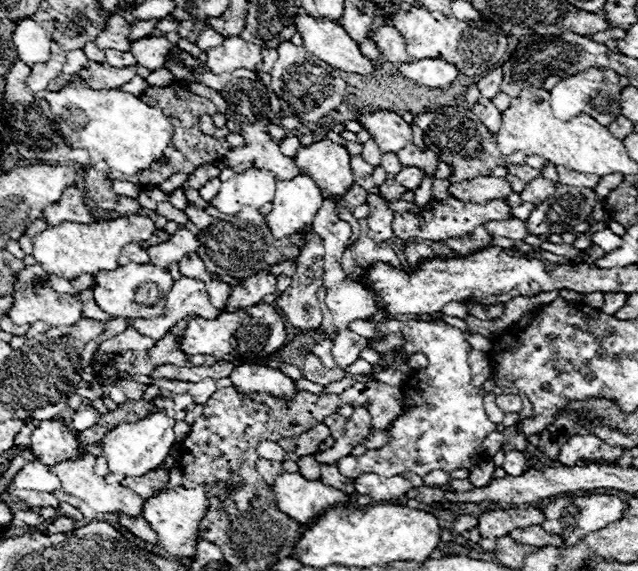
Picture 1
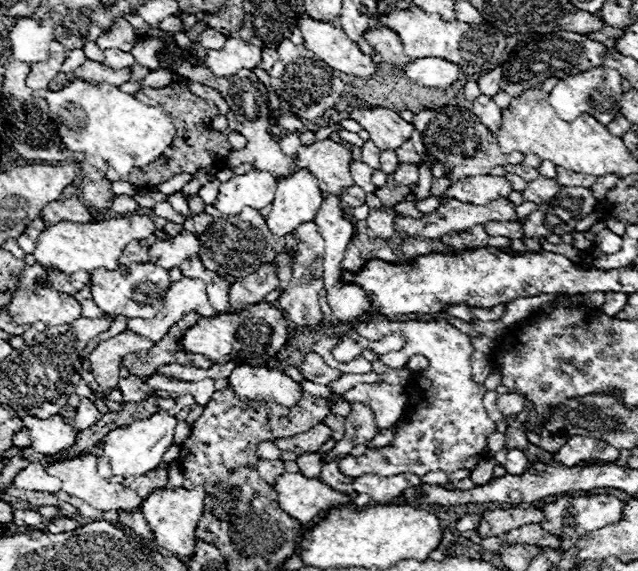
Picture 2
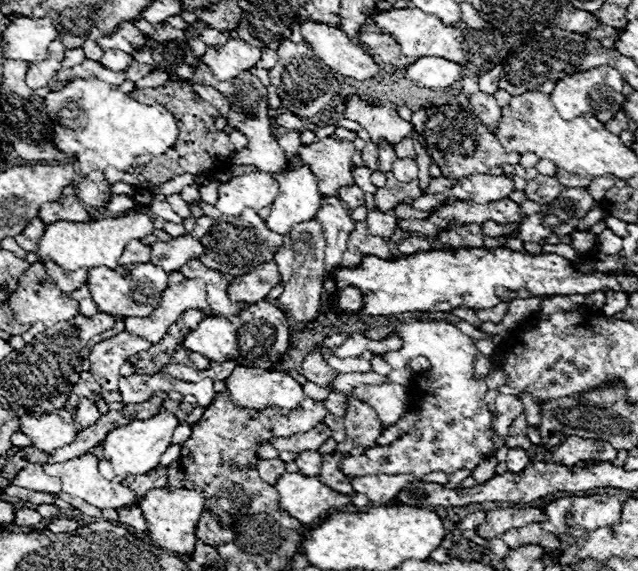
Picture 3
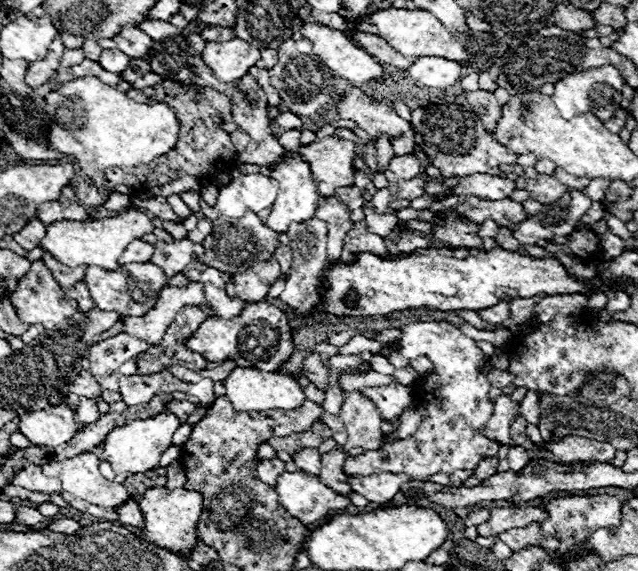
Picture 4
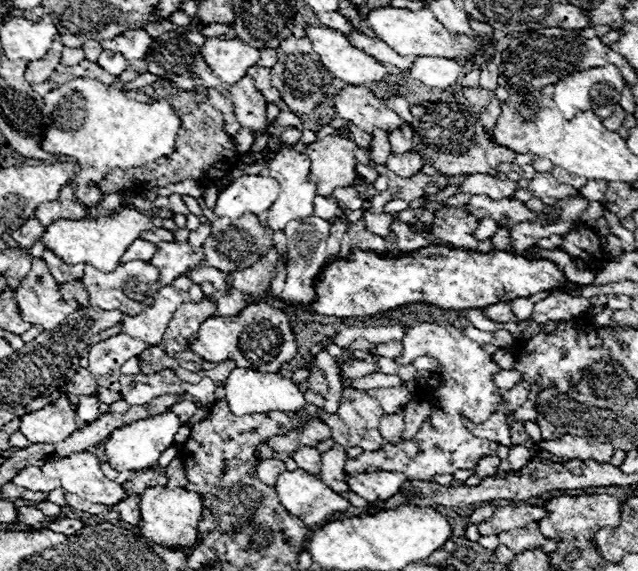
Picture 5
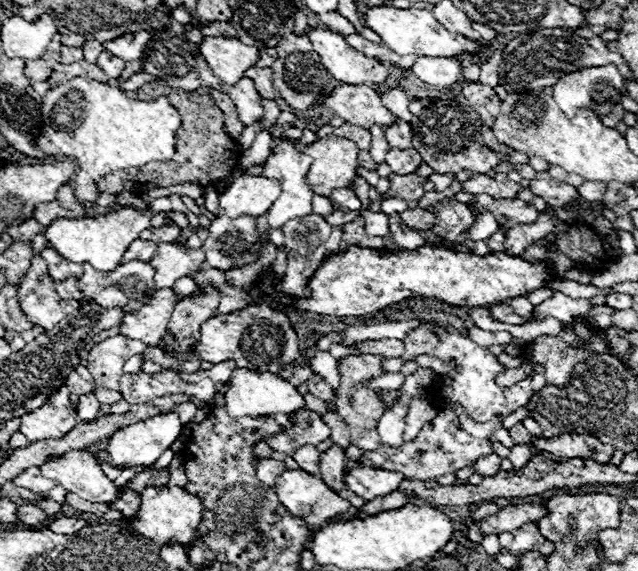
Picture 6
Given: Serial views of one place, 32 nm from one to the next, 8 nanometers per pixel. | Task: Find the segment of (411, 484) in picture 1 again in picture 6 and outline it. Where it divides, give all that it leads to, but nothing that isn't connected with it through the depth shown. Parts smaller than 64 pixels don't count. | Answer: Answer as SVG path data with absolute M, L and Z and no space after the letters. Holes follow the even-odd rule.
M358 468L344 476L344 482L348 490L358 494L364 500L374 500L380 496L390 494L392 490L398 490L400 482L404 480L400 472L388 472L388 470L370 470L370 468Z

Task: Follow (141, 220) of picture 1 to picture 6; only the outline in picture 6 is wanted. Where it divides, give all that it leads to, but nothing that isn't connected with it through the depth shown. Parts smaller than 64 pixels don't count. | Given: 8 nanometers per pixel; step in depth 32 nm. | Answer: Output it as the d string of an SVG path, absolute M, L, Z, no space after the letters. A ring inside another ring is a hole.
M120 208L116 212L104 214L104 216L94 216L94 218L80 218L80 220L70 220L70 218L60 218L52 222L52 226L46 226L44 236L46 242L68 262L88 262L96 270L102 272L112 272L120 260L122 254L128 250L128 246L140 236L142 230L152 228L150 218L134 208Z

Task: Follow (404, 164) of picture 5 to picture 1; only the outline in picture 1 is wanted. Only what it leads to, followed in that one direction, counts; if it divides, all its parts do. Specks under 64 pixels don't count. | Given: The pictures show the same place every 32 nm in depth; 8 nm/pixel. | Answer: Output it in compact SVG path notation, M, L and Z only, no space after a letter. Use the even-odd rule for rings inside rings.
M404 166L398 174L396 174L396 180L410 192L414 192L420 184L422 184L422 172L418 168L410 168L410 166Z

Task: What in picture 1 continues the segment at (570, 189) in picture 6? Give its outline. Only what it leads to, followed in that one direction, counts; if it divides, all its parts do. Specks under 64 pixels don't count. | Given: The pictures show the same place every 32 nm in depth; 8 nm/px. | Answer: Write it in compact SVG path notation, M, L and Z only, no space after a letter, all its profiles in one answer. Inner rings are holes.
M538 176L538 178L534 178L532 182L526 184L526 188L520 192L520 198L522 198L522 202L540 204L540 202L544 202L544 198L552 196L554 190L556 190L556 184L554 182Z

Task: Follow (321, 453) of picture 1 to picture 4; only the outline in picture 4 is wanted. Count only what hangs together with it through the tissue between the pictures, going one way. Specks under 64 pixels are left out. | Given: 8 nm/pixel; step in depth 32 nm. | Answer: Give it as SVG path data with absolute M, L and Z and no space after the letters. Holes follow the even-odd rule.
M346 392L340 418L344 420L344 426L348 430L348 442L342 446L342 450L350 448L364 448L364 450L376 450L382 446L382 430L380 430L380 414L376 406L358 392Z

